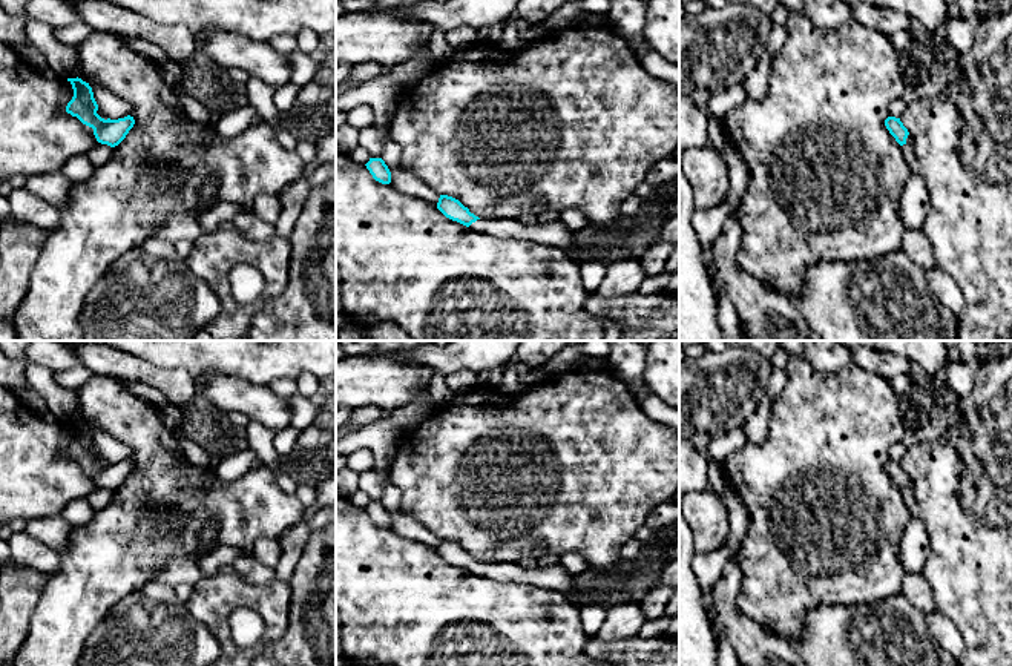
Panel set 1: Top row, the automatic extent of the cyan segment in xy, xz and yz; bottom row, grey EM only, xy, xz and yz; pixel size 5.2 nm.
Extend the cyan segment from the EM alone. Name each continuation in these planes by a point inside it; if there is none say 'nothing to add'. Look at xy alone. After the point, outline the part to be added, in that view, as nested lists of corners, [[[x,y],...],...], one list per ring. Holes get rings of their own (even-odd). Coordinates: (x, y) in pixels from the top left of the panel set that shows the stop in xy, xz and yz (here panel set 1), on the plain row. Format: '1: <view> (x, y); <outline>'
1: xy (100, 497); [[[97,486],[89,496],[87,496],[87,502],[89,505],[94,508],[94,511],[100,511],[103,508],[106,508],[113,497],[113,491],[107,490],[107,488],[101,488]]]

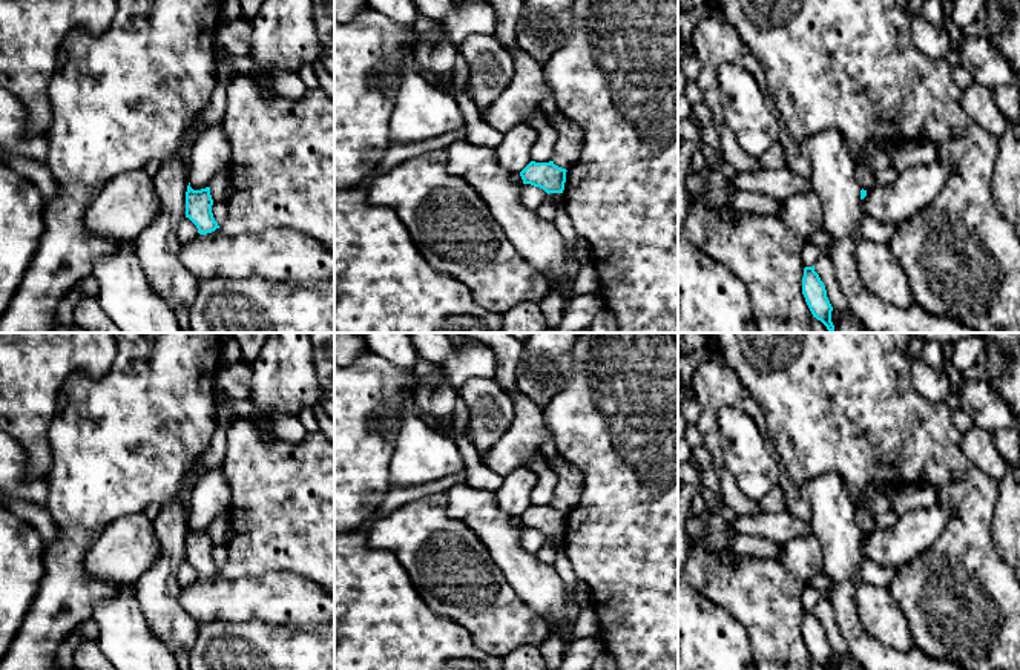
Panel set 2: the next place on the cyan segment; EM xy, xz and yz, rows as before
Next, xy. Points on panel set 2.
nothing to add

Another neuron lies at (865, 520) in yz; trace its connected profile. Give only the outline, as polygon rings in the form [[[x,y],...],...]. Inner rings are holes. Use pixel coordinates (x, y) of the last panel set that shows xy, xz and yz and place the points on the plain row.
[[[862,506],[856,507],[854,521],[860,527],[860,530],[867,535],[876,529],[876,515],[864,509]]]

